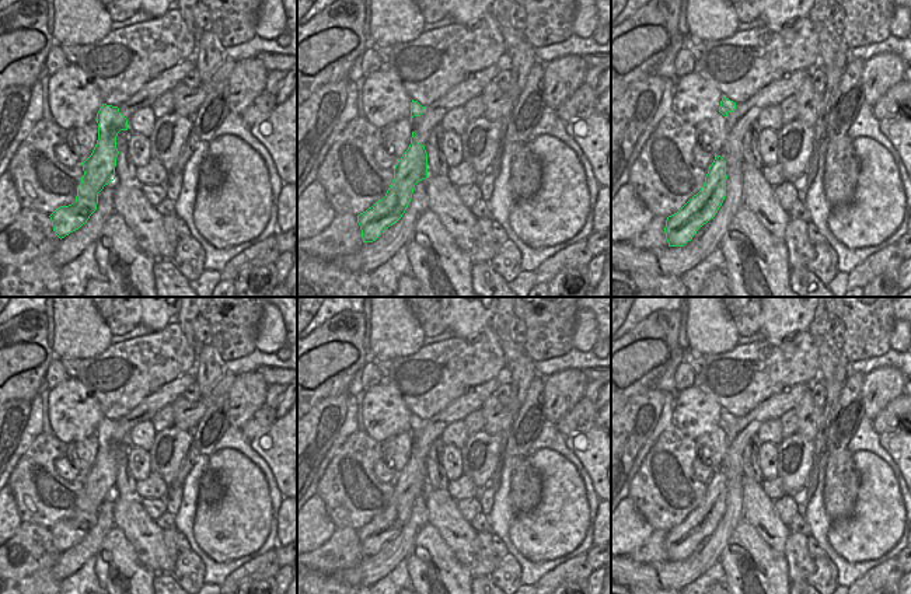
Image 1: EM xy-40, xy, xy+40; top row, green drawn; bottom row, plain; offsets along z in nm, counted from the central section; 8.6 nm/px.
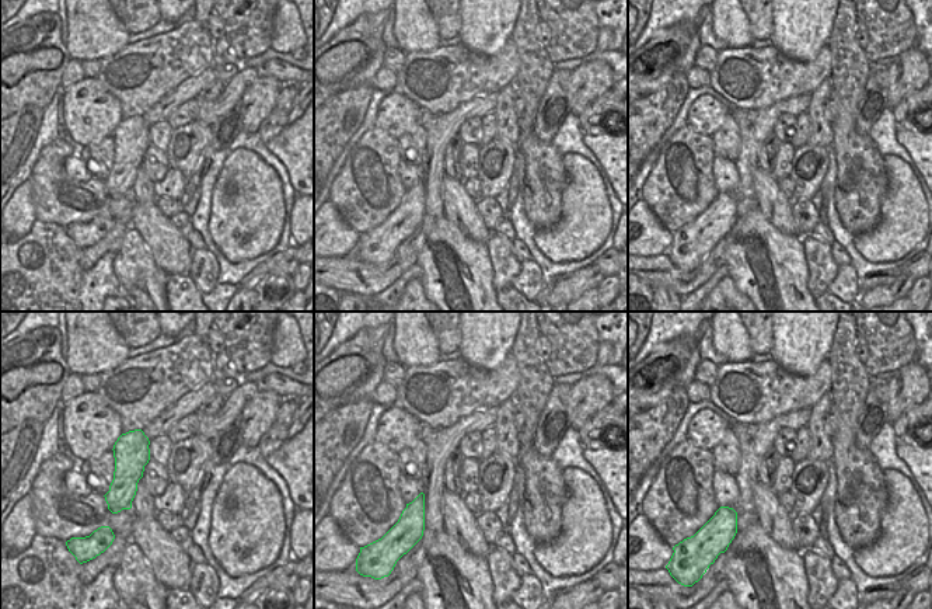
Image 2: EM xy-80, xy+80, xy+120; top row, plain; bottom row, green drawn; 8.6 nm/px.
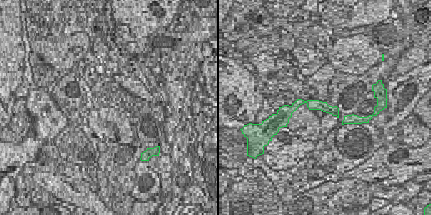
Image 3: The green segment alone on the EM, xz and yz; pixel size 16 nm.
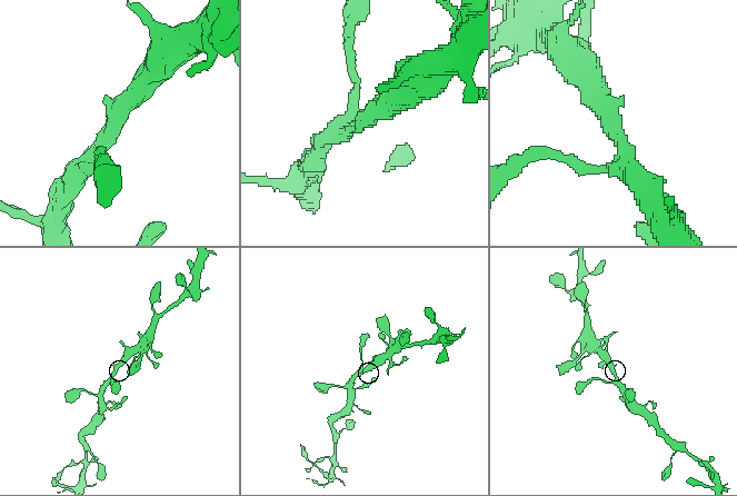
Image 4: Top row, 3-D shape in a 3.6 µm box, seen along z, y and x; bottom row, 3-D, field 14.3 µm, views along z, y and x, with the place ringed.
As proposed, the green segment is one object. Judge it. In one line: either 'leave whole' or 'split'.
leave whole

